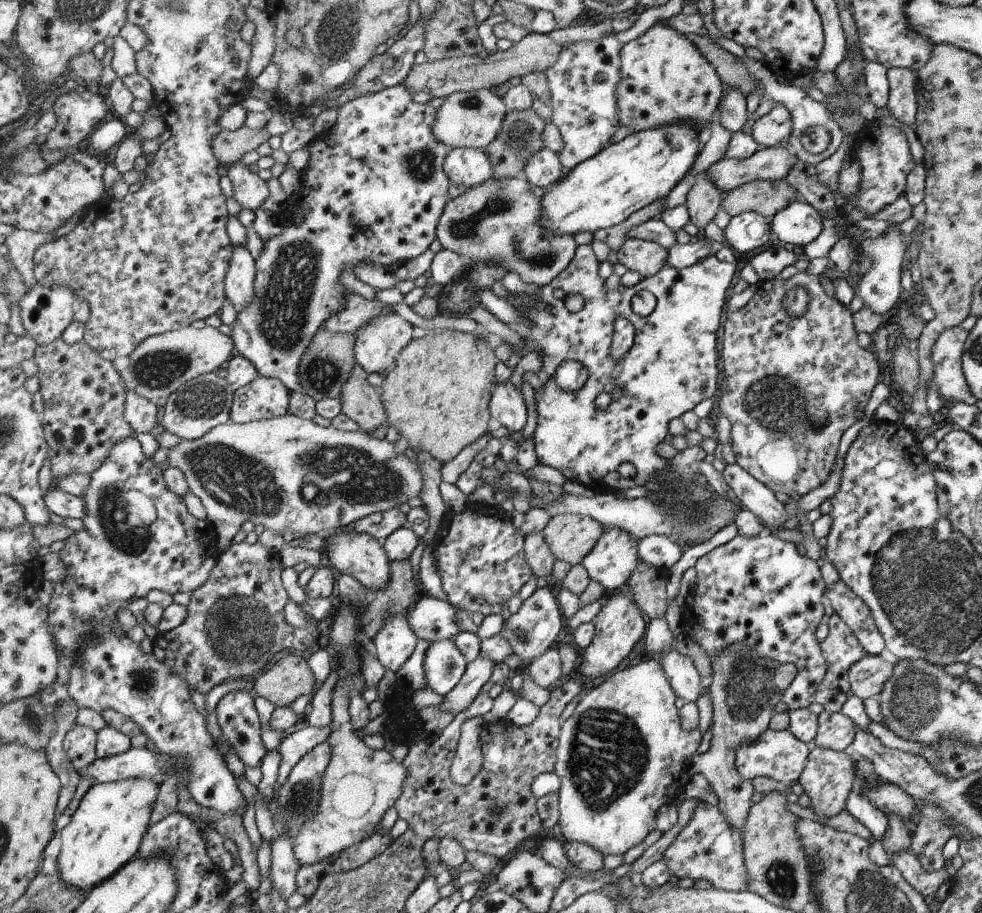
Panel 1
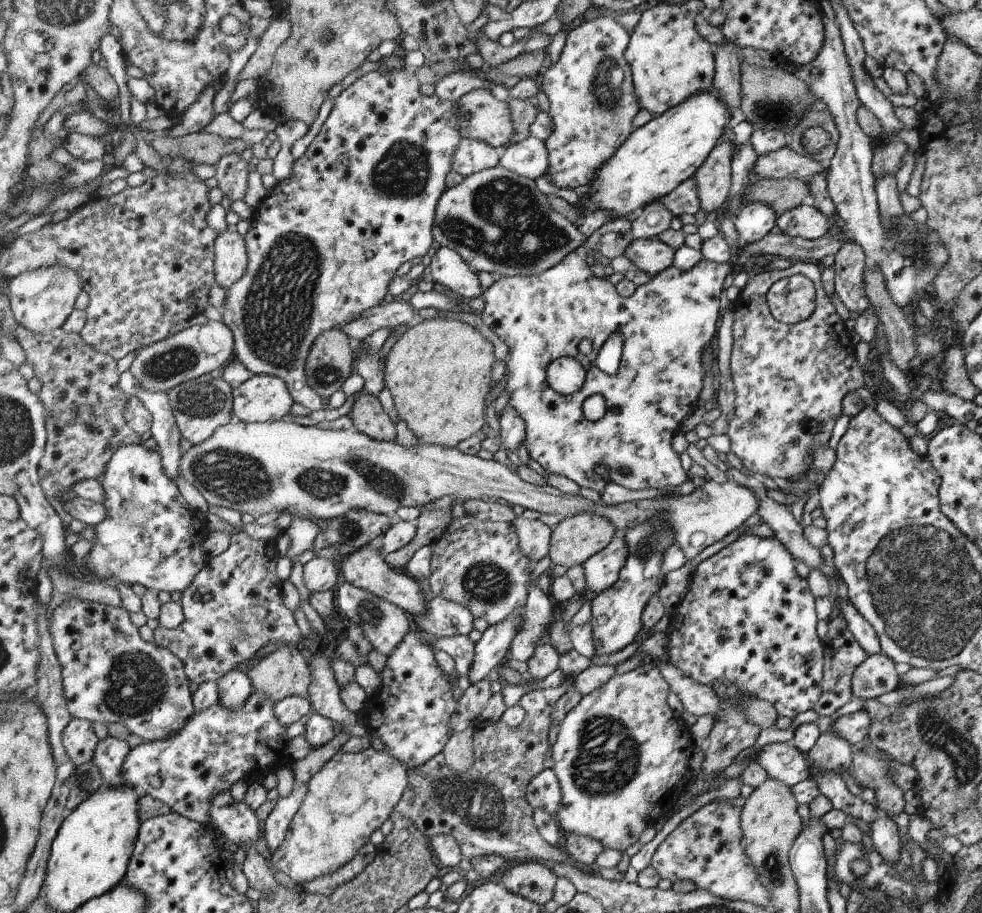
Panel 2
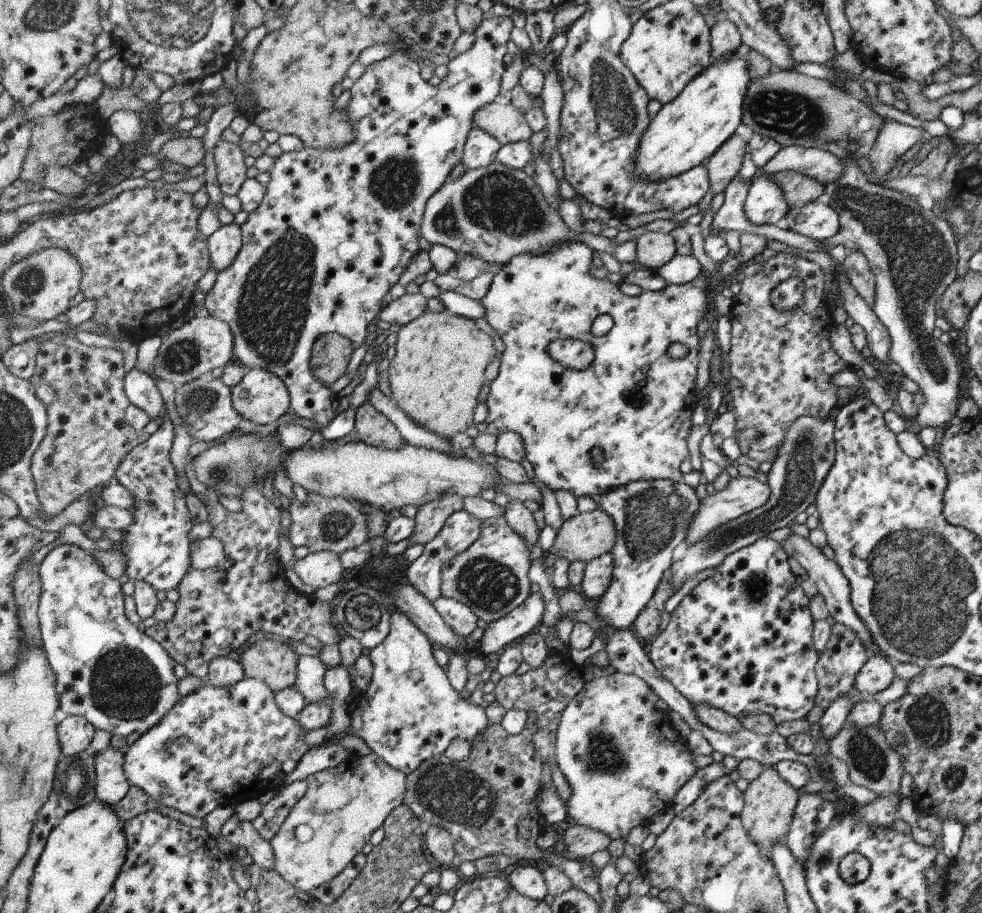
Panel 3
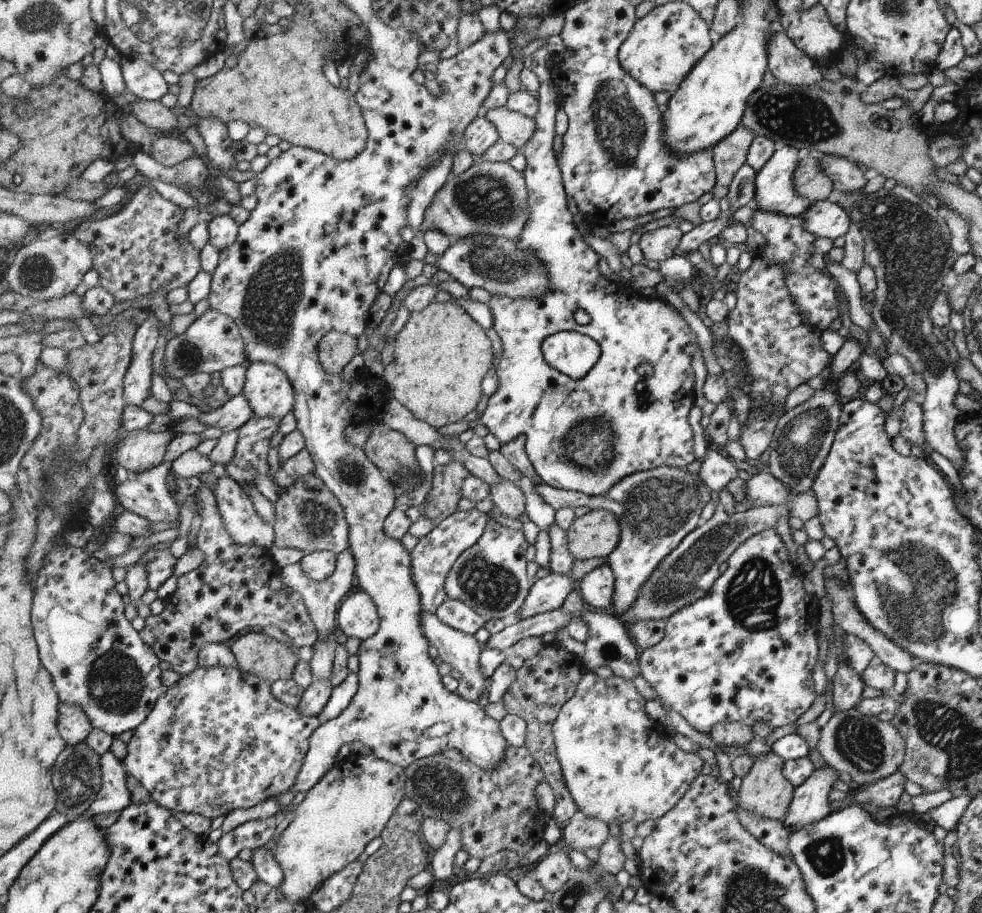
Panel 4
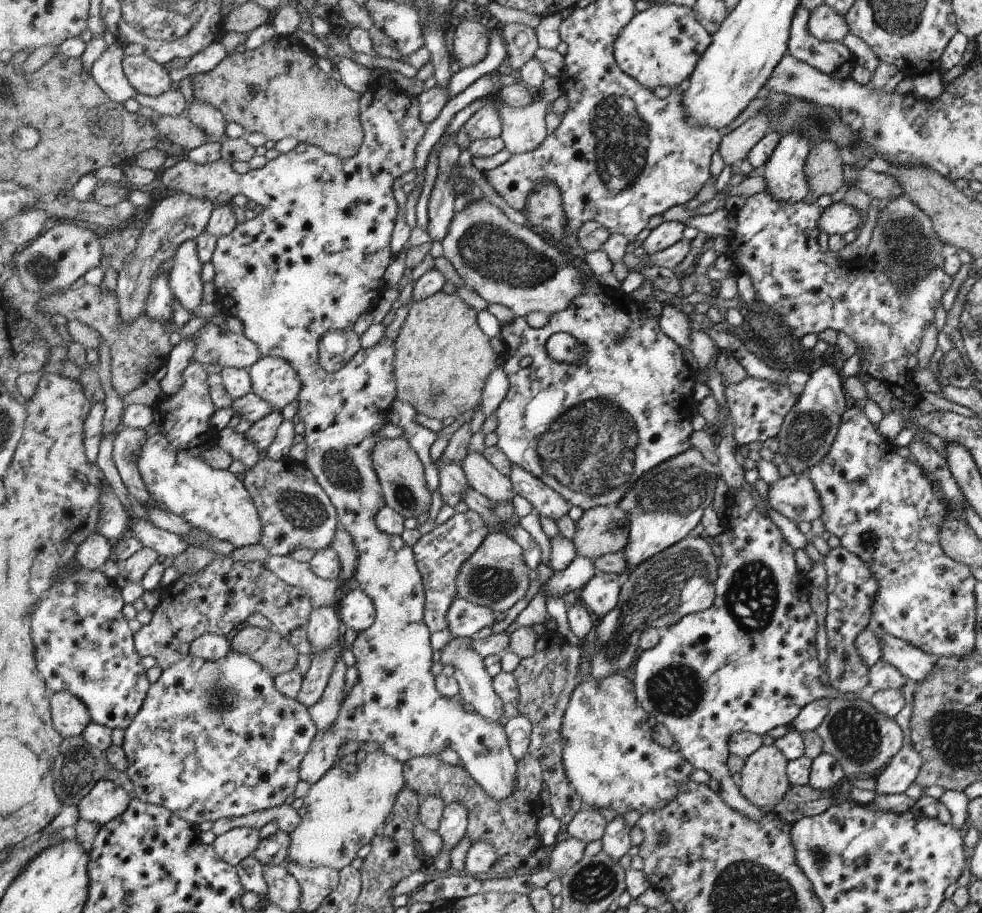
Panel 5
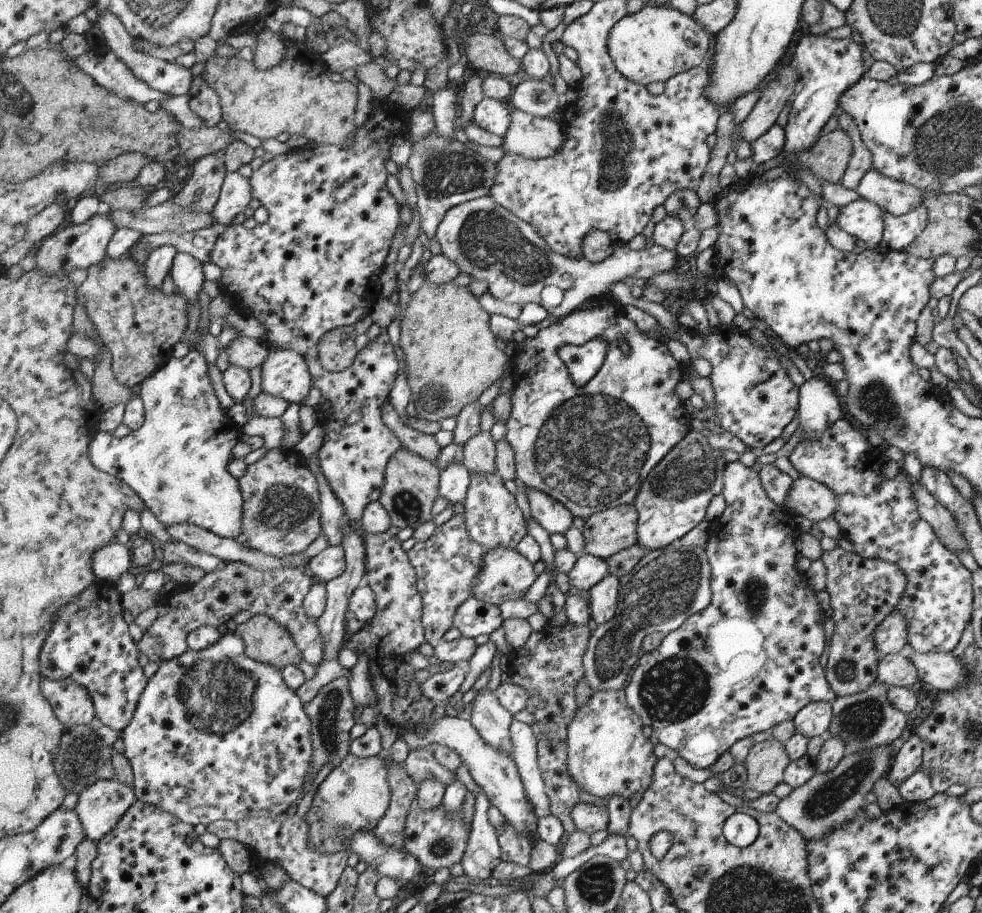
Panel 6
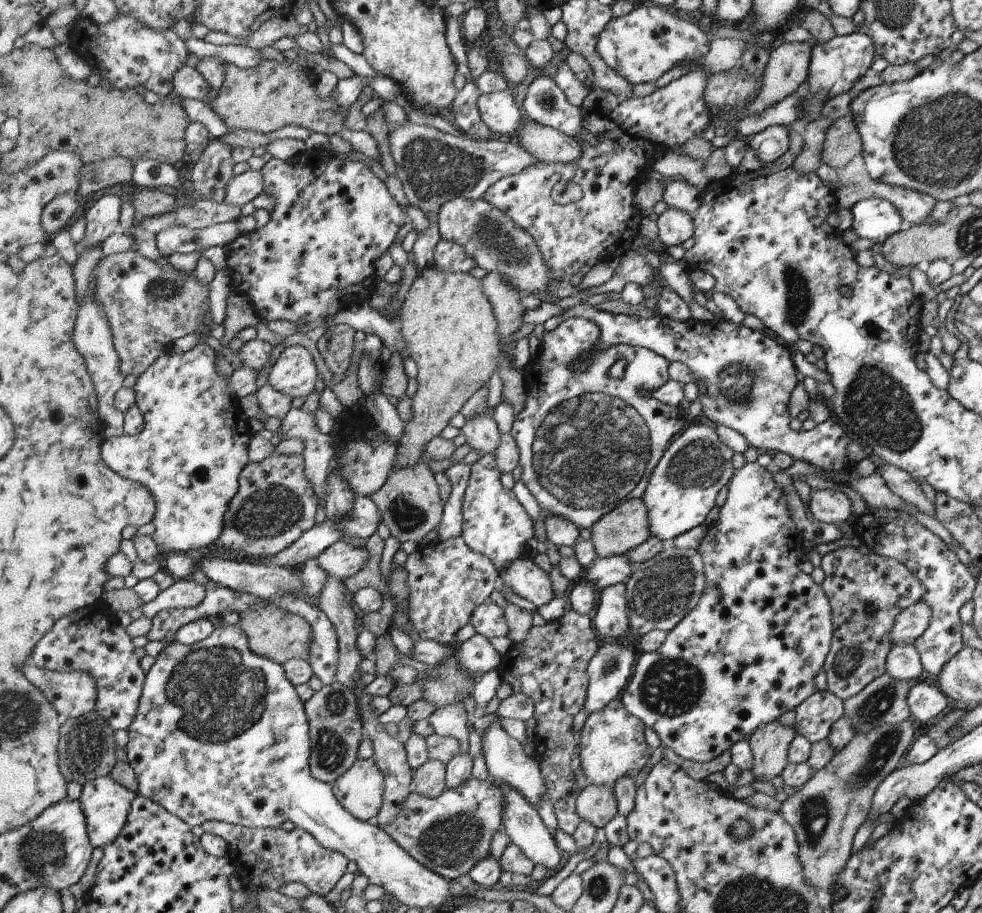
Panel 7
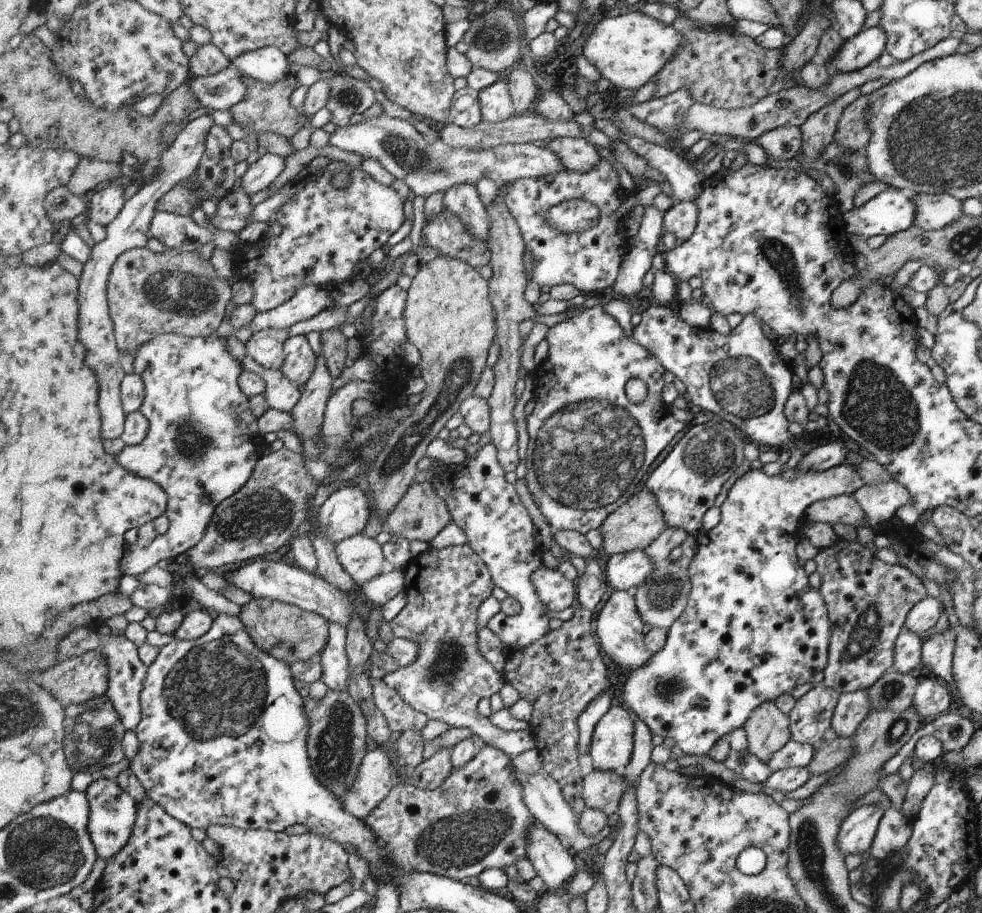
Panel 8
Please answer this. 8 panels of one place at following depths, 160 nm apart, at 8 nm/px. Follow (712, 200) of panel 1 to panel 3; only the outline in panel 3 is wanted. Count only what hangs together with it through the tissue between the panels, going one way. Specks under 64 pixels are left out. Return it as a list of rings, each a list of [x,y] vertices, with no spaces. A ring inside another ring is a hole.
[[[733,135],[720,150],[716,151],[707,160],[707,173],[709,176],[709,189],[718,194],[728,186],[728,183],[739,172],[742,158],[748,143],[739,135]]]

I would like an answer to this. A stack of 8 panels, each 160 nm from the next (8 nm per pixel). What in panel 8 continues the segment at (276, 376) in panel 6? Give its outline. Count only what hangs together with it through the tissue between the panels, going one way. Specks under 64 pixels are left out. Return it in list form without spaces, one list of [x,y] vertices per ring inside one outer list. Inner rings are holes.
[[[294,336],[284,345],[285,361],[279,369],[281,374],[296,386],[306,385],[317,366],[315,356],[306,336]]]

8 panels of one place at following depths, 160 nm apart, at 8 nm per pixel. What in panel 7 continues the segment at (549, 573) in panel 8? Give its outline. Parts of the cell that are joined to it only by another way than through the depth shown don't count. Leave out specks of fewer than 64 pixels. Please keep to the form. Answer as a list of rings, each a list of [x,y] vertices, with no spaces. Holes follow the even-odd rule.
[[[522,557],[501,570],[502,587],[512,590],[520,598],[530,600],[536,607],[552,600],[550,578],[544,570],[540,570],[532,559]]]

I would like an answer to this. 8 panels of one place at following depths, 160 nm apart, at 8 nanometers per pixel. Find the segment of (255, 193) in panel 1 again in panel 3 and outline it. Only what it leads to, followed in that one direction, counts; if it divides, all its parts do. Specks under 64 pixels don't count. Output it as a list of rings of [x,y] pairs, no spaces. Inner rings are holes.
[[[220,141],[214,148],[217,180],[224,195],[237,195],[247,179],[243,150],[236,144]]]

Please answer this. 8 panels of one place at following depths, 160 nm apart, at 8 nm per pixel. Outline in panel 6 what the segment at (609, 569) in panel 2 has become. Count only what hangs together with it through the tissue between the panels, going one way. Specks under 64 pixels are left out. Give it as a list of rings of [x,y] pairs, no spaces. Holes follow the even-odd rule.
[[[606,575],[597,582],[588,592],[590,598],[589,611],[594,626],[608,622],[616,614],[616,606],[620,594],[619,578],[614,575]]]

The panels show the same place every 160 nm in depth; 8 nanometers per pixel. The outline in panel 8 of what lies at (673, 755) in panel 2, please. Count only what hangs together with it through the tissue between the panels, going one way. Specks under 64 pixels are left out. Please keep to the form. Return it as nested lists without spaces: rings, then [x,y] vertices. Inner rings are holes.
[[[623,704],[612,705],[594,727],[588,752],[594,770],[620,772],[630,762],[635,723],[631,714]]]

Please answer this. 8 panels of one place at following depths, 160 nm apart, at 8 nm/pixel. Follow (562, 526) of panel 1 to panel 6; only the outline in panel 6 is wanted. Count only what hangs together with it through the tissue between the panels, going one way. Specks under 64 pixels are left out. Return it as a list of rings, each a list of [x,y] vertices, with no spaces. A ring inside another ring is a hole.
[[[633,504],[618,505],[595,512],[583,525],[586,555],[601,559],[637,544],[637,509]]]

